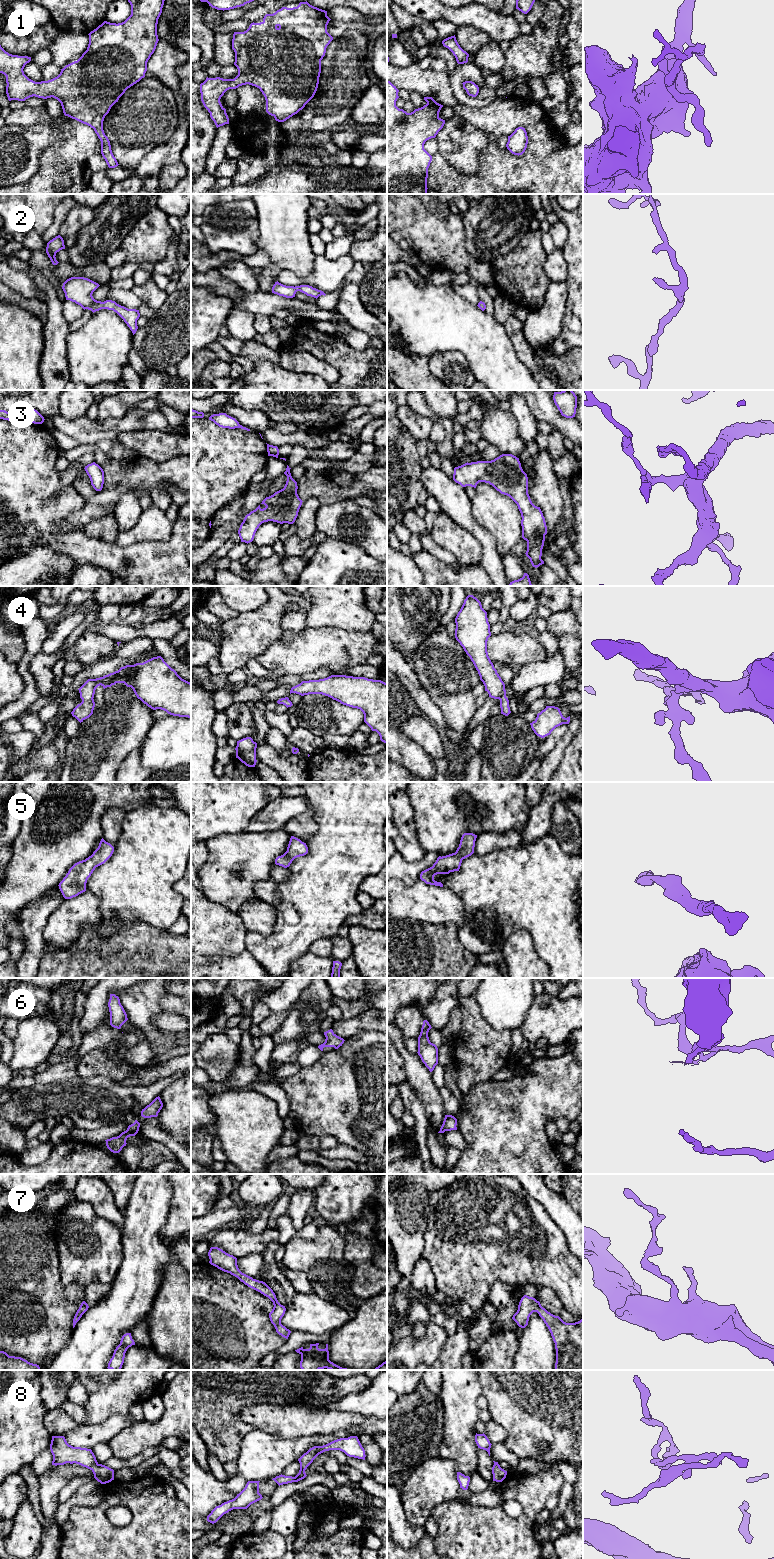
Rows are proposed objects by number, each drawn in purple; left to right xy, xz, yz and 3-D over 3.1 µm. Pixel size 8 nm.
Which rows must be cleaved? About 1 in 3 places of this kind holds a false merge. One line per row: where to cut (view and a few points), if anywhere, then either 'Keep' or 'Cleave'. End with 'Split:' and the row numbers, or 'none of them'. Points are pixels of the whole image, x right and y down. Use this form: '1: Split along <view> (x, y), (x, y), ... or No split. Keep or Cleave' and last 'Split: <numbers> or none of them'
1: No split. Keep
2: No split. Keep
3: No split. Keep
4: No split. Keep
5: No split. Keep
6: No split. Keep
7: No split. Keep
8: No split. Keep
Split: none of them

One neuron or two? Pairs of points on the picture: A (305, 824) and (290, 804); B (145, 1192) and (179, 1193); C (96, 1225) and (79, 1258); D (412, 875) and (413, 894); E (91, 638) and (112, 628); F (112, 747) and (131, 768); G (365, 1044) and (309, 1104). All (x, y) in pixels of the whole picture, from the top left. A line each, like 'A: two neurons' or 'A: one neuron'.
A: two neurons
B: two neurons
C: one neuron
D: two neurons
E: two neurons
F: two neurons
G: one neuron

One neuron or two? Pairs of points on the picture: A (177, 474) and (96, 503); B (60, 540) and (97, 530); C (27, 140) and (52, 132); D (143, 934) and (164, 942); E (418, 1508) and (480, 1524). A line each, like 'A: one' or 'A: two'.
A: one
B: two
C: one
D: one
E: two

